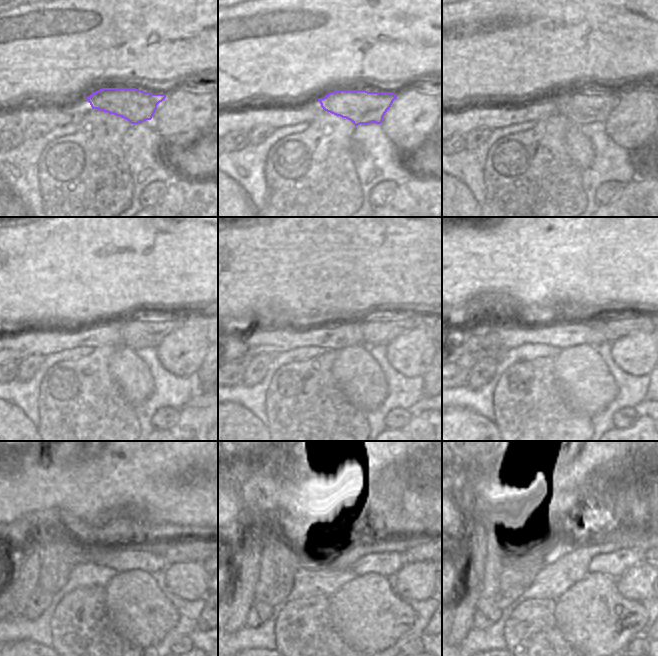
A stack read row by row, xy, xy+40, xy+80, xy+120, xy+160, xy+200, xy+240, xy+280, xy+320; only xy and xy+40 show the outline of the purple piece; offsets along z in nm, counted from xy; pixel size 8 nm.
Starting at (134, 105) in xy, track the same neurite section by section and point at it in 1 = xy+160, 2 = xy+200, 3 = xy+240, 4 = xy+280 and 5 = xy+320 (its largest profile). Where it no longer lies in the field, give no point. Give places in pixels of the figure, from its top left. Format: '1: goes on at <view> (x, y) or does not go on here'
1: goes on at xy+160 (376, 331)
2: goes on at xy+200 (615, 328)
3: goes on at xy+240 (195, 551)
4: goes on at xy+280 (421, 553)
5: goes on at xy+320 (645, 553)

